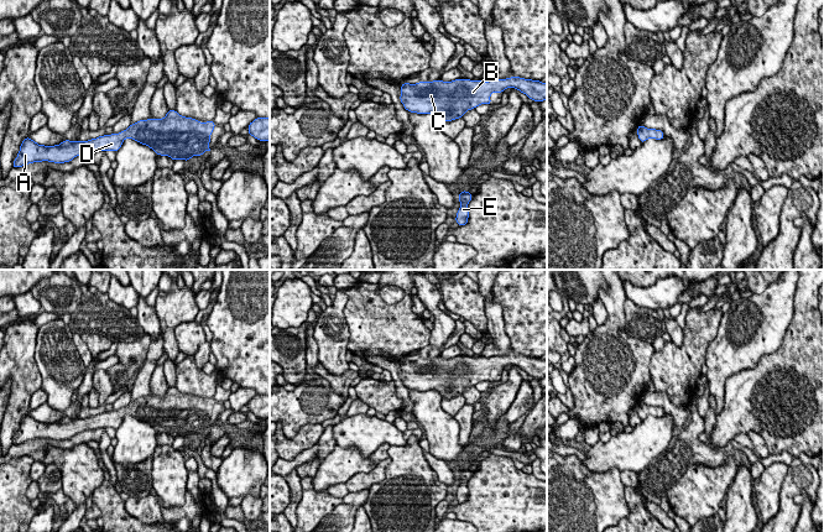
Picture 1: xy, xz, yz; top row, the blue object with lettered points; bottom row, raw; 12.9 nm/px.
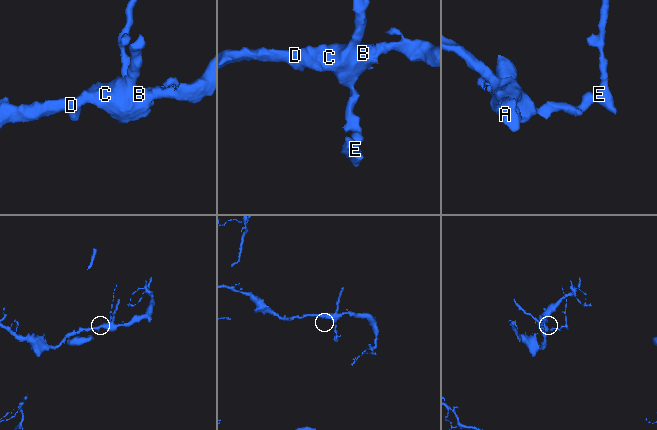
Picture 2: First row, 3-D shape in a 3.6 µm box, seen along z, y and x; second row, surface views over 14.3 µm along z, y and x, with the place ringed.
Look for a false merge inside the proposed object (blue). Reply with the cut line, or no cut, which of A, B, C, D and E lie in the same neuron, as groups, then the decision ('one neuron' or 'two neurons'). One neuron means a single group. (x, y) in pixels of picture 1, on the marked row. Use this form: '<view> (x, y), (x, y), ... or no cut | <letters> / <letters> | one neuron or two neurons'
no cut | A B C D E | one neuron

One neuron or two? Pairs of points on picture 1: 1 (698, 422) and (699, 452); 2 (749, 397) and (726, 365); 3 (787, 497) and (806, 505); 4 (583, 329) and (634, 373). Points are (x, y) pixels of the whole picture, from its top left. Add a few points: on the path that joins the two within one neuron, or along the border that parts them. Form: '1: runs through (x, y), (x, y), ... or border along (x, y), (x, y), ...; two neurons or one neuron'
1: runs through (694, 429), (694, 444); one neuron
2: border along (759, 361), (726, 380), (723, 402); two neurons
3: border along (806, 494), (794, 496), (799, 506), (798, 519); two neurons
4: border along (589, 330), (584, 337); two neurons

